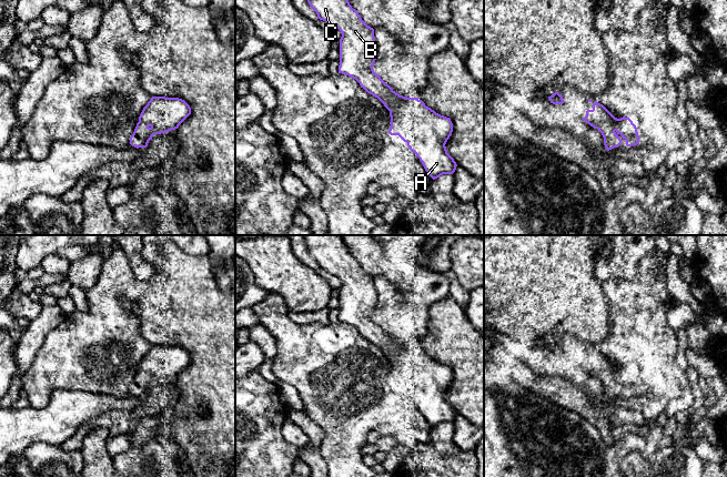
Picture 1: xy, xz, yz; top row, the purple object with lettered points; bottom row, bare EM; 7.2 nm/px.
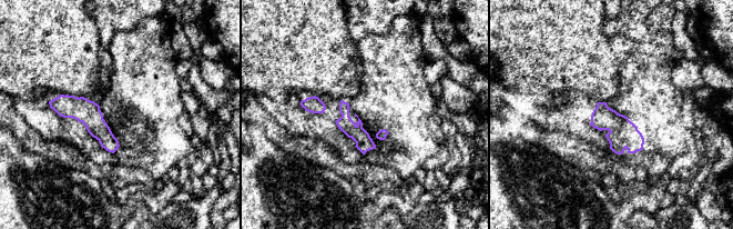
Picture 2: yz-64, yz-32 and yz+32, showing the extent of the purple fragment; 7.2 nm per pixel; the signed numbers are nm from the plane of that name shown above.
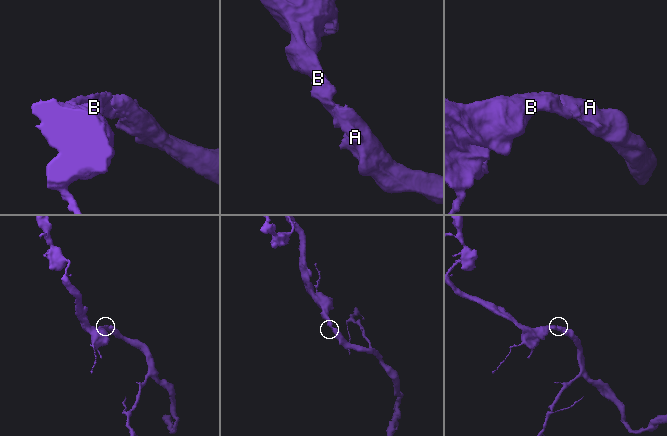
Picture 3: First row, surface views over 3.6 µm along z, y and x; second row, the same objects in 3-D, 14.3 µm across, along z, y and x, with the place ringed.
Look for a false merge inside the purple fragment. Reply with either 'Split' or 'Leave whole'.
Leave whole

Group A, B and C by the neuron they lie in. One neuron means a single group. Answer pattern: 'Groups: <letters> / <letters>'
Groups: A B C

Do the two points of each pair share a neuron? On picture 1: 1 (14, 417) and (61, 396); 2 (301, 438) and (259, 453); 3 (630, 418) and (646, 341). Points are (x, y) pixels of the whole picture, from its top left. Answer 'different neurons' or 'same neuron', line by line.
1: same neuron
2: different neurons
3: different neurons

